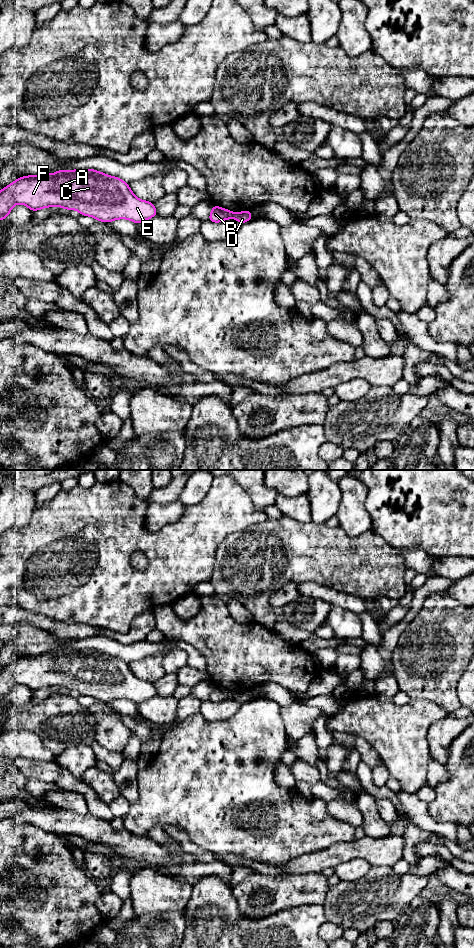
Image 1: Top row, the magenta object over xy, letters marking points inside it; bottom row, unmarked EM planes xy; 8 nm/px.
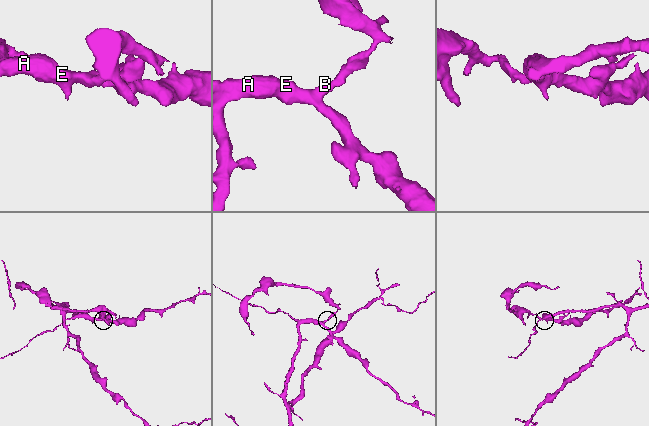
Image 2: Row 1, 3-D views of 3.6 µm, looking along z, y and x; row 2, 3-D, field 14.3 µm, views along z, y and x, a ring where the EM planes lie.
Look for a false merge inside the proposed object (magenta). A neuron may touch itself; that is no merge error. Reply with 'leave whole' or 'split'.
split

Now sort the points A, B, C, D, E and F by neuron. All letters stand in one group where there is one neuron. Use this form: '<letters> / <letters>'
A B C E F / D

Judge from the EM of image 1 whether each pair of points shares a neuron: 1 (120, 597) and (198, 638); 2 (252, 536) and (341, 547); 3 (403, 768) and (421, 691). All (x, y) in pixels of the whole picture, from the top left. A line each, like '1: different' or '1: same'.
1: different
2: same
3: different

